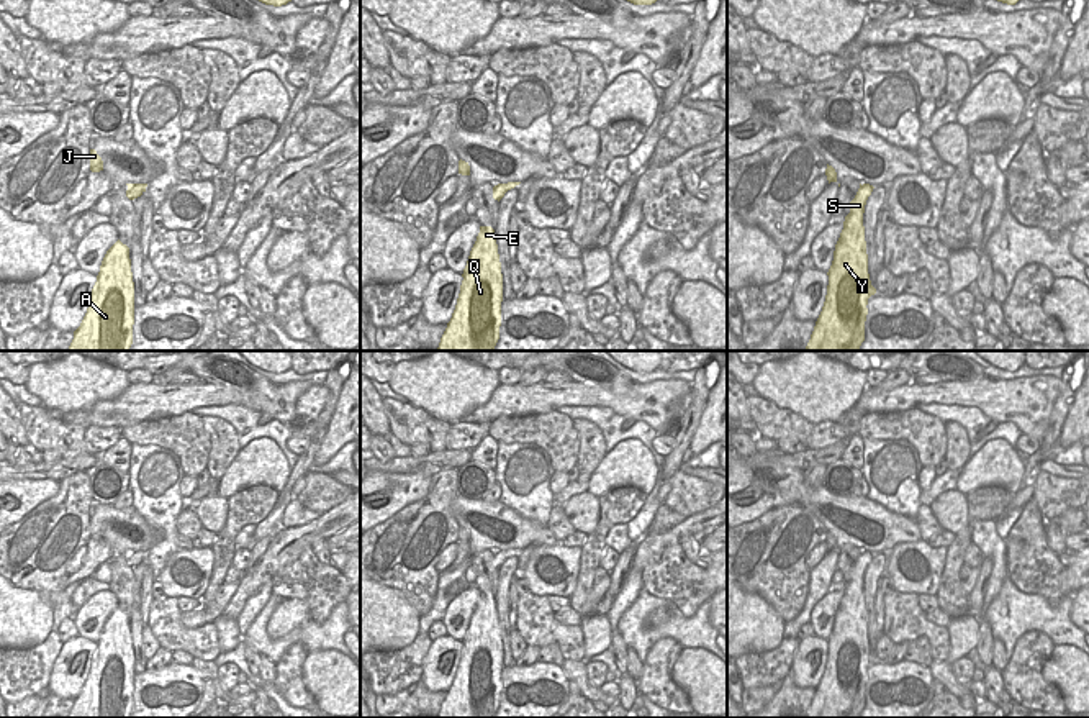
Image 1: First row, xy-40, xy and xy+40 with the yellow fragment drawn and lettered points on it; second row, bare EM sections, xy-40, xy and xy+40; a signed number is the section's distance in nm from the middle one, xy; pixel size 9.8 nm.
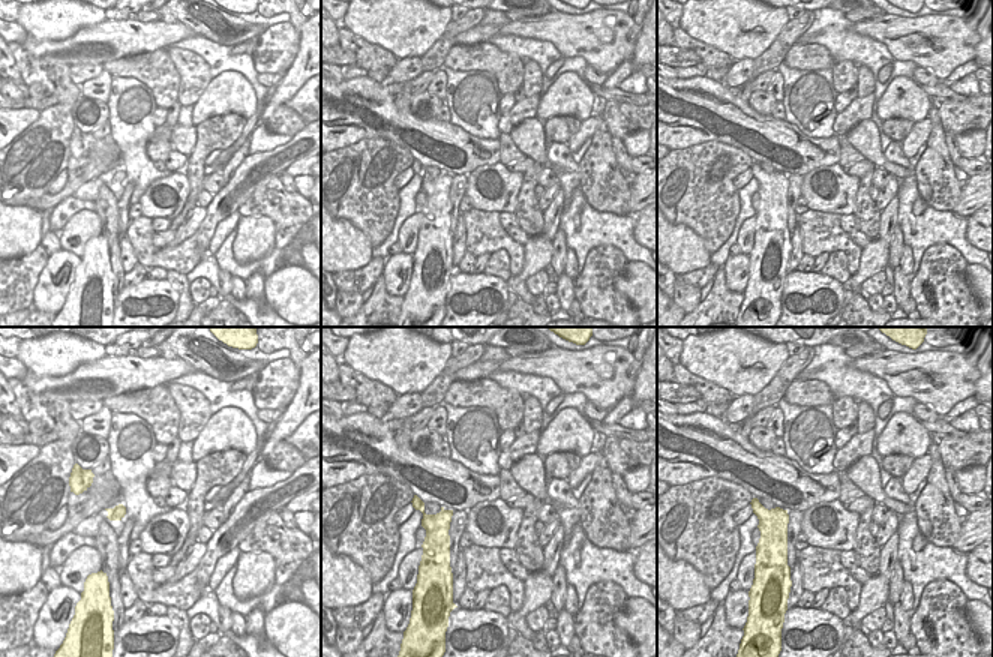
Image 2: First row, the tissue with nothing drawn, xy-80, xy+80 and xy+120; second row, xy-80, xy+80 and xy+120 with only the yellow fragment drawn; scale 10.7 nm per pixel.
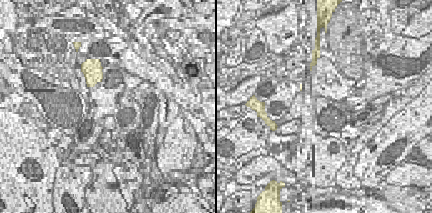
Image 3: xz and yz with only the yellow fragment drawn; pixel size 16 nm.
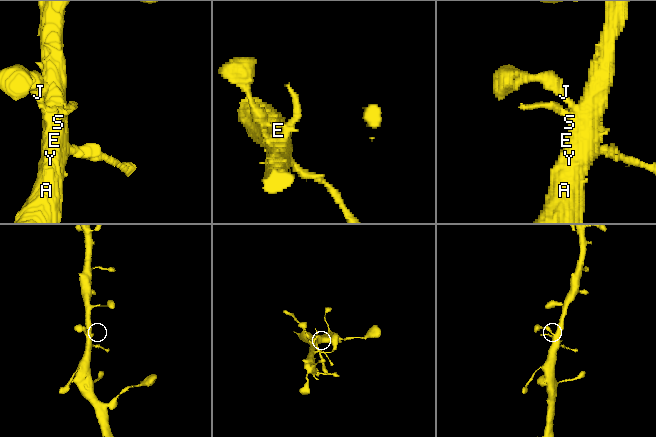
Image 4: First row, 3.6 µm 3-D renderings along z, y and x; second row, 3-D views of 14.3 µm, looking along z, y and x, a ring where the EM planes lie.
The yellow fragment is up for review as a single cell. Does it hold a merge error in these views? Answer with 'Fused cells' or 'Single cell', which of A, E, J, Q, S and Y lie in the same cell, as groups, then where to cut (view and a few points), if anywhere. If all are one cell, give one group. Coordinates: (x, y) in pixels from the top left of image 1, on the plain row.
Single cell. Groups: A E J Q S Y. No split

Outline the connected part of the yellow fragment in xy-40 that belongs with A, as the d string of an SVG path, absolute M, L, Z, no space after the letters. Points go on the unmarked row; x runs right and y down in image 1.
M120 607L106 618L90 670L67 718L129 718L134 649L129 615Z

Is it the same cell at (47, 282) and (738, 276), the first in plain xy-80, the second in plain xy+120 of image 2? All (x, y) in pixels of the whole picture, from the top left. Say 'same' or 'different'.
same

